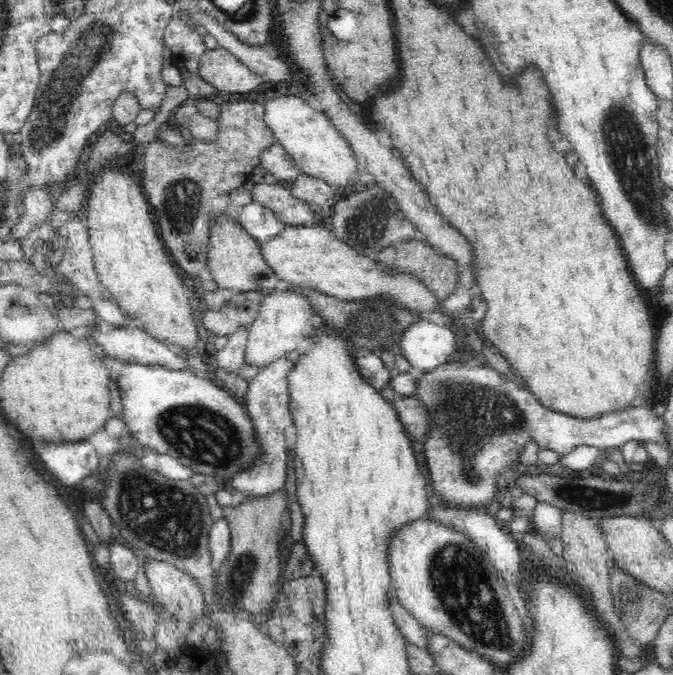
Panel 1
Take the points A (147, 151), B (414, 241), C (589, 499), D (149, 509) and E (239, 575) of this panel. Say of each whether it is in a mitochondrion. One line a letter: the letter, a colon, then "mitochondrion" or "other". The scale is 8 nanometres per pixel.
A: other
B: other
C: mitochondrion
D: mitochondrion
E: mitochondrion

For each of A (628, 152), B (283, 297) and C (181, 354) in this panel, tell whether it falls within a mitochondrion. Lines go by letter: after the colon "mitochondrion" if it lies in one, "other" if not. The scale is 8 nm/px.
A: mitochondrion
B: other
C: other

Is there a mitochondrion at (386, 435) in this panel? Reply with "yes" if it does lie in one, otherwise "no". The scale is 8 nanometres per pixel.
no

